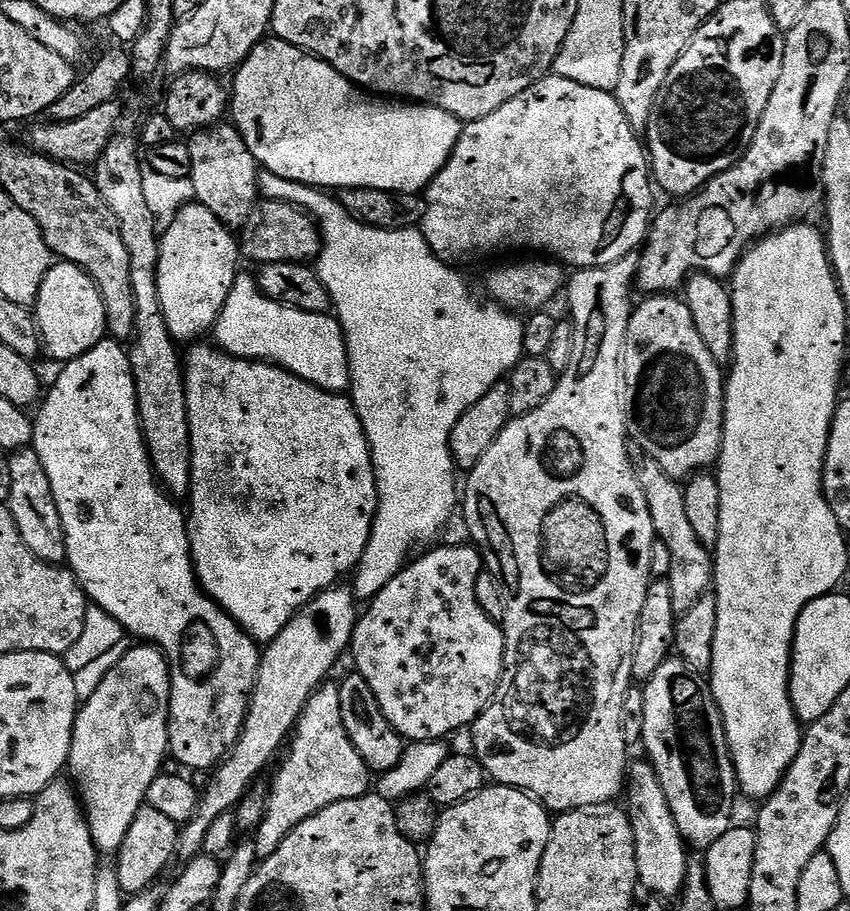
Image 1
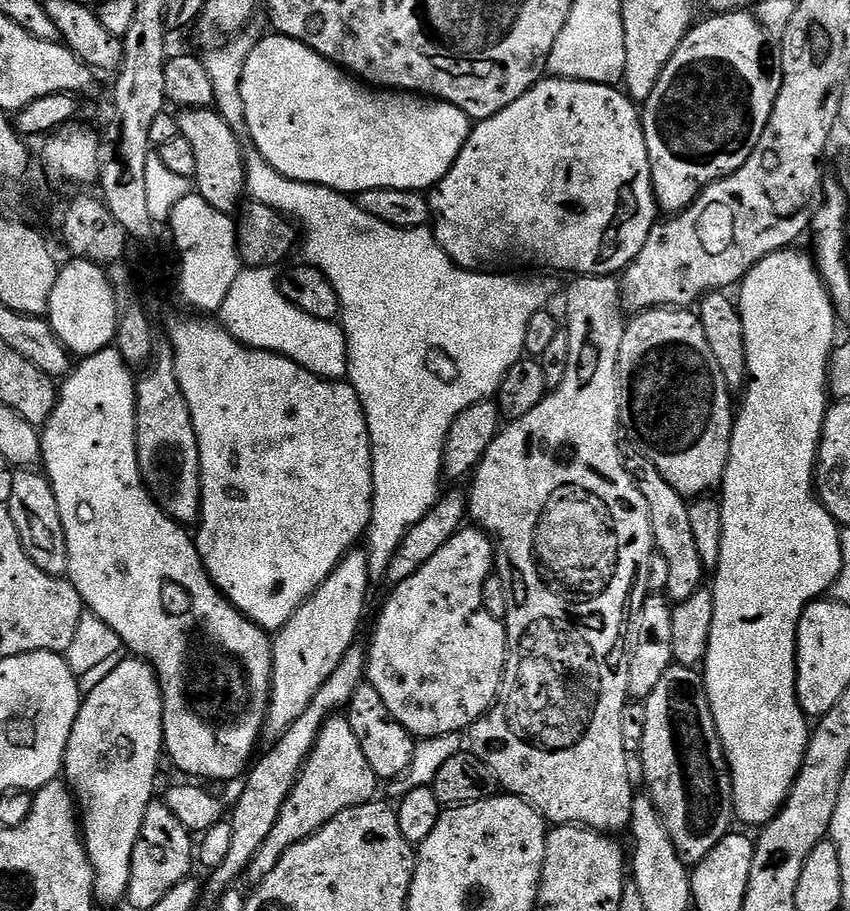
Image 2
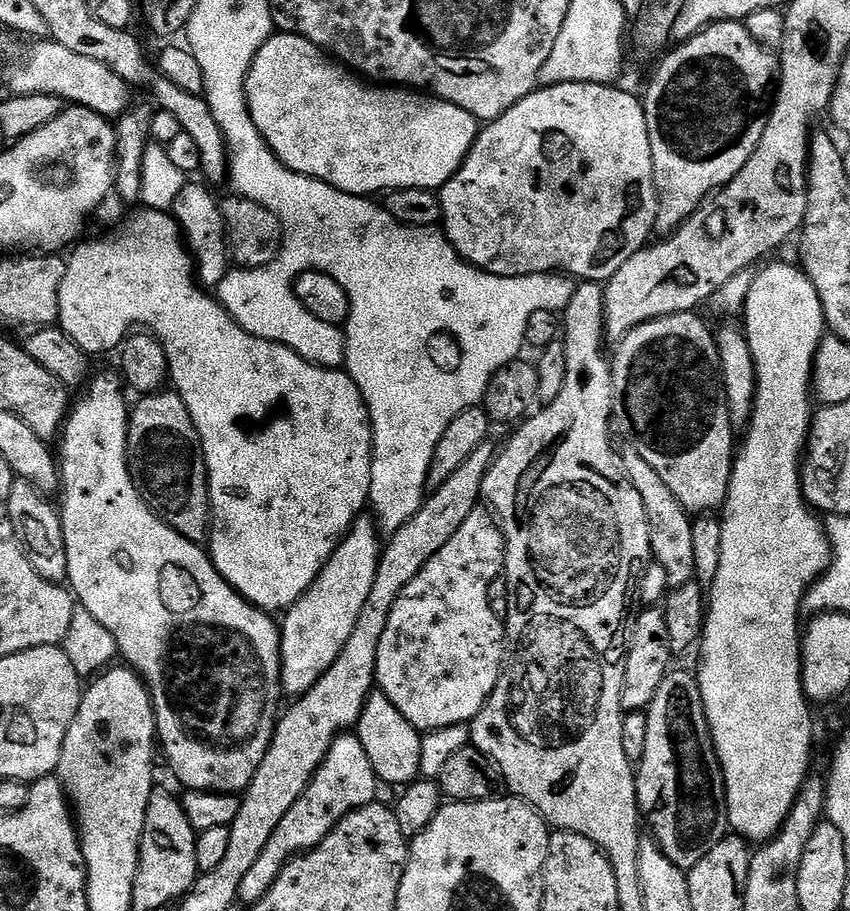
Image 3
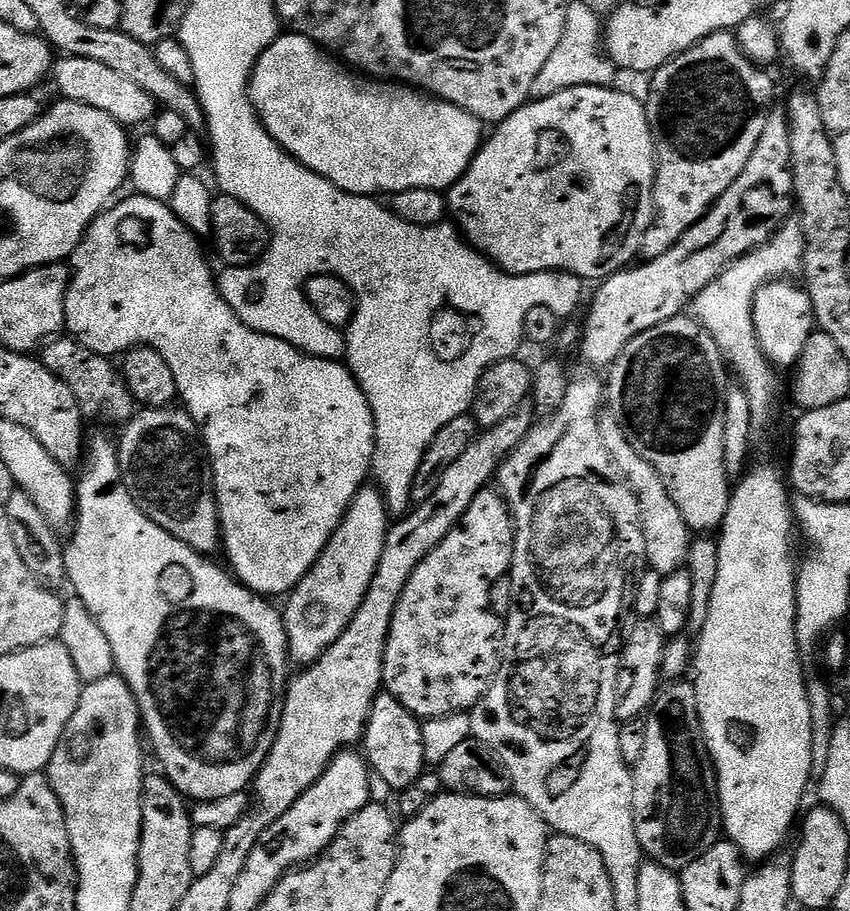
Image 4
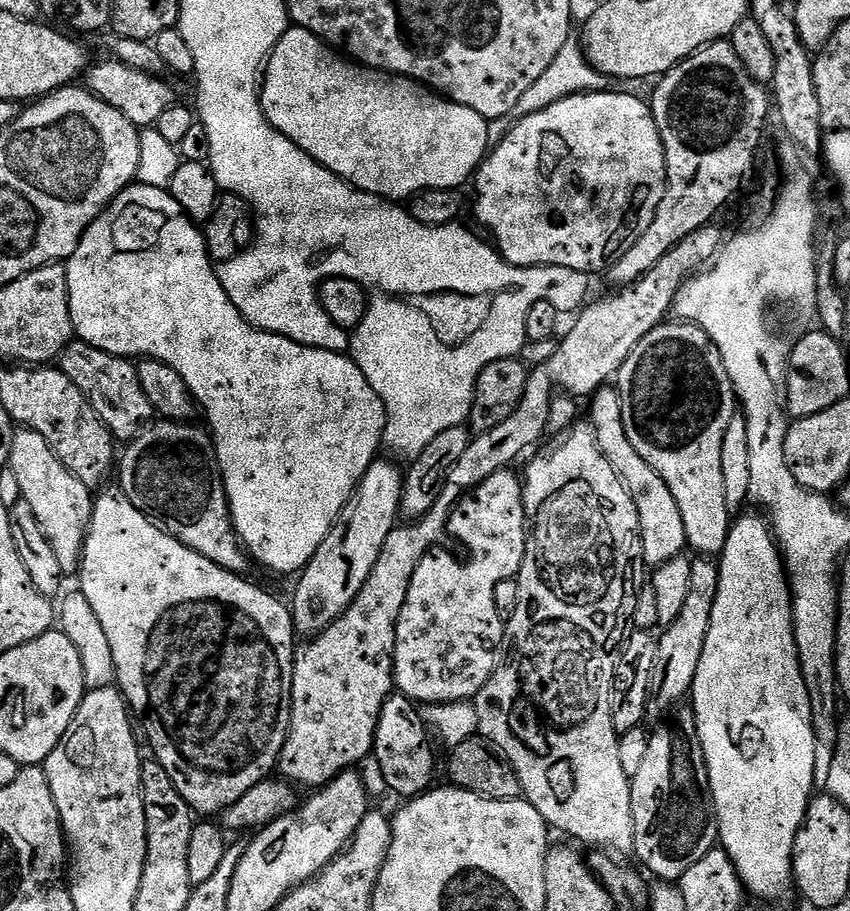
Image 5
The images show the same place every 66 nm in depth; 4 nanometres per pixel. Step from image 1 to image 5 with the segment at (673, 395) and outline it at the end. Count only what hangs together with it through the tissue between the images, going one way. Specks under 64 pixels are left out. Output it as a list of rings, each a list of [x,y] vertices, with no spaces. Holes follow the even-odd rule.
[[[659,324],[622,362],[614,387],[622,398],[626,438],[658,470],[662,482],[670,486],[678,510],[682,510],[688,548],[696,554],[719,557],[730,527],[722,486],[722,438],[730,418],[737,415],[738,401],[718,346],[696,324]]]

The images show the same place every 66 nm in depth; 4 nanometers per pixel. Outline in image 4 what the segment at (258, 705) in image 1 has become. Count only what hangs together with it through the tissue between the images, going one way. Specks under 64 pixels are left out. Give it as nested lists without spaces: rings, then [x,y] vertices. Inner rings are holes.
[[[376,486],[361,488],[318,562],[292,589],[288,605],[283,605],[288,654],[295,663],[297,660],[300,666],[307,666],[315,662],[350,626],[354,614],[358,614],[358,606],[366,598],[366,590],[370,590],[370,582],[374,582],[378,562],[382,562],[389,527],[390,513],[383,491]]]

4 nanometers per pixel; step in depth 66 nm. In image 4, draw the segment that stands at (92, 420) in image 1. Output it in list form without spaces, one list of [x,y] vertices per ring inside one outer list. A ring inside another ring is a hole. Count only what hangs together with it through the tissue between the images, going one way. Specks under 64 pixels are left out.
[[[100,436],[96,441],[91,441],[90,444],[90,456],[92,452],[92,461],[88,465],[83,465],[84,473],[81,474],[80,480],[78,476],[78,483],[76,484],[76,506],[78,509],[78,515],[74,521],[74,527],[71,529],[72,541],[67,541],[64,557],[66,558],[66,570],[68,571],[66,580],[70,585],[73,584],[76,587],[75,595],[87,606],[90,610],[92,617],[98,622],[98,626],[102,626],[102,632],[106,634],[106,638],[110,638],[110,648],[114,650],[114,658],[116,659],[116,672],[123,676],[124,680],[127,681],[133,693],[136,695],[136,700],[139,702],[142,728],[148,736],[152,739],[152,748],[156,751],[156,756],[160,759],[163,775],[167,776],[171,780],[175,788],[178,789],[185,797],[191,798],[193,801],[199,802],[201,800],[213,800],[214,798],[226,798],[229,794],[238,794],[239,792],[245,791],[255,781],[256,776],[260,772],[260,768],[266,762],[266,758],[270,754],[270,750],[274,746],[274,742],[278,738],[278,726],[282,726],[282,714],[284,713],[284,699],[288,693],[288,686],[290,683],[290,671],[288,672],[288,664],[290,665],[290,657],[288,654],[288,632],[284,629],[284,617],[279,607],[275,608],[275,603],[269,602],[263,596],[257,596],[256,593],[249,590],[245,584],[240,583],[235,576],[229,574],[223,567],[219,568],[216,564],[211,564],[207,555],[198,553],[191,548],[189,544],[184,544],[178,538],[174,538],[166,530],[162,530],[162,526],[158,526],[147,514],[145,514],[140,505],[136,503],[136,499],[132,497],[132,493],[128,491],[126,485],[124,485],[124,475],[120,473],[120,458],[118,455],[118,448],[115,443],[112,444],[107,440],[106,437]]]

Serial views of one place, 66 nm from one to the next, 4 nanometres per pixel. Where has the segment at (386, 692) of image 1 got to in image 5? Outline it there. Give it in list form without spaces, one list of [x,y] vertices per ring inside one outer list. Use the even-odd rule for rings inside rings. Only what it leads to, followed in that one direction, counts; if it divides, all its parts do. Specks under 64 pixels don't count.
[[[512,470],[495,472],[490,474],[490,478],[486,478],[477,488],[466,492],[458,503],[456,509],[450,514],[448,519],[449,537],[456,539],[456,544],[460,548],[464,548],[464,552],[468,556],[455,556],[452,552],[440,552],[441,550],[431,551],[426,554],[426,558],[422,558],[422,562],[418,562],[418,566],[414,570],[414,578],[410,590],[406,594],[406,602],[402,606],[402,614],[398,614],[398,622],[396,623],[396,645],[394,646],[394,666],[392,667],[392,675],[394,677],[395,687],[398,689],[399,695],[408,697],[413,702],[425,704],[453,704],[459,700],[471,701],[486,686],[486,682],[490,682],[490,678],[496,673],[498,667],[498,655],[496,651],[501,651],[502,645],[505,643],[504,629],[506,627],[505,617],[500,615],[498,606],[495,605],[495,587],[503,580],[513,579],[520,574],[520,567],[524,561],[526,554],[526,546],[528,545],[528,518],[524,515],[524,485],[521,477],[512,473]]]

